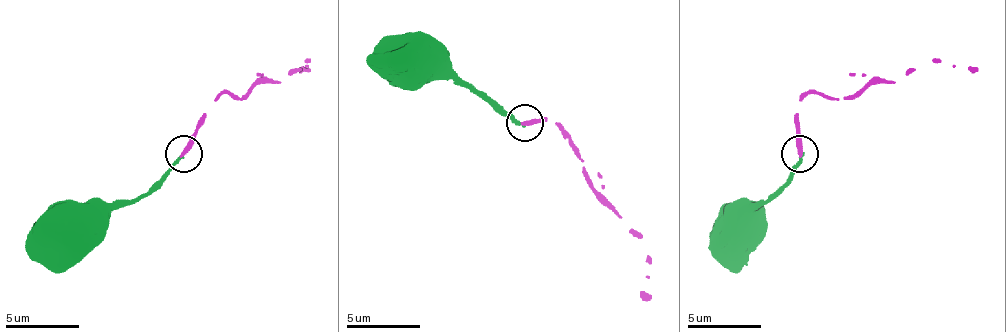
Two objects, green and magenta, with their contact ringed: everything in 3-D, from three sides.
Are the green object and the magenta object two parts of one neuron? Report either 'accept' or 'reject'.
accept

